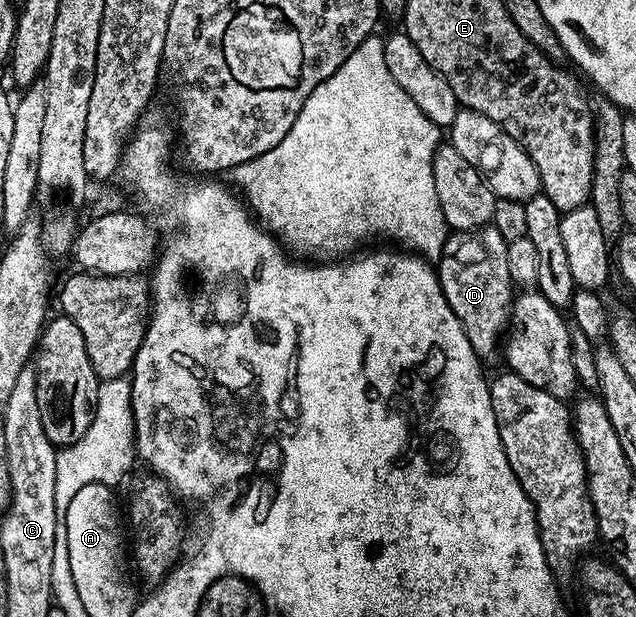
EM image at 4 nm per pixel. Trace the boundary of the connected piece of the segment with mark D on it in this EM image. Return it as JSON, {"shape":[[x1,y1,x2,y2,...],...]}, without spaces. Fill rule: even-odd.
{"shape":[[493,224,480,229,453,231,445,238,445,246,435,265,443,295,455,311,455,319,463,327,471,347,478,357,488,359,497,349,497,340,511,324,515,286,507,267,509,242,499,235]]}

